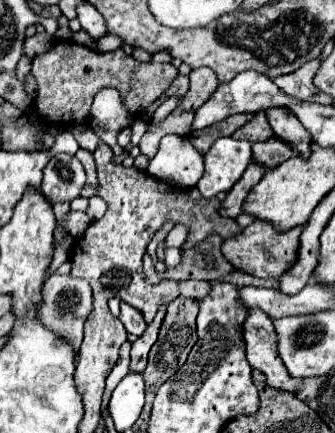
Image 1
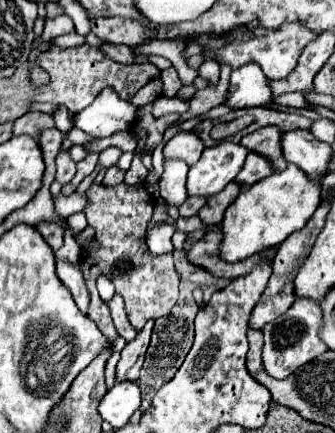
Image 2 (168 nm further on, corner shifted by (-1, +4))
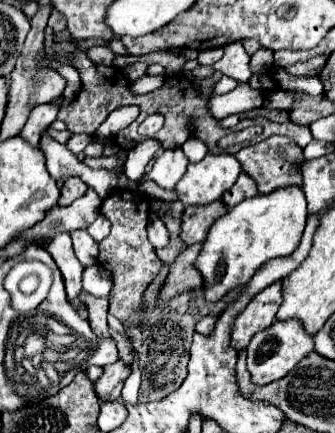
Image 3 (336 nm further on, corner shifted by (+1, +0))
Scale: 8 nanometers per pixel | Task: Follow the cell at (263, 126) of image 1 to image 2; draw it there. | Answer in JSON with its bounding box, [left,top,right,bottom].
[241,126,287,170]

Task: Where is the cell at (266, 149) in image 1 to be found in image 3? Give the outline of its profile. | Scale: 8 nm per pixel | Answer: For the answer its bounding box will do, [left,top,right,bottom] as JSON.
[221,172,257,206]

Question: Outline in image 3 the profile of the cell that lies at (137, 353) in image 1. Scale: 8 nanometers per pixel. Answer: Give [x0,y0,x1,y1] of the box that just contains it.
[95,360,131,402]

